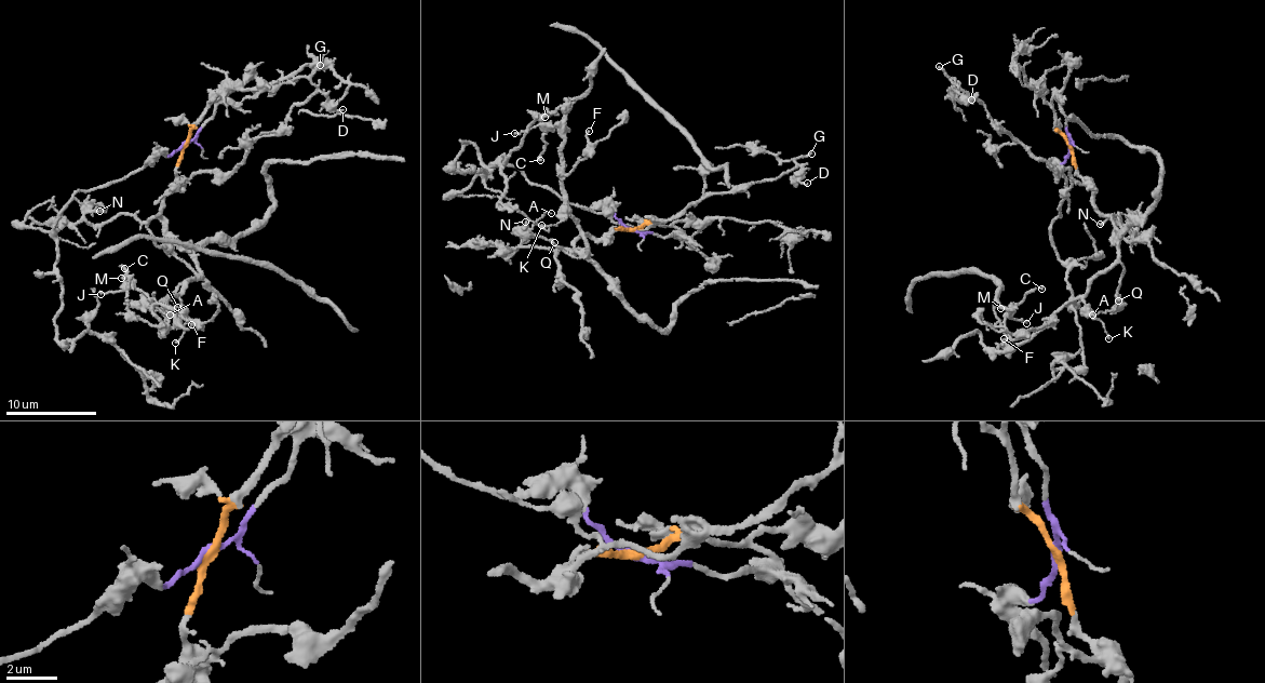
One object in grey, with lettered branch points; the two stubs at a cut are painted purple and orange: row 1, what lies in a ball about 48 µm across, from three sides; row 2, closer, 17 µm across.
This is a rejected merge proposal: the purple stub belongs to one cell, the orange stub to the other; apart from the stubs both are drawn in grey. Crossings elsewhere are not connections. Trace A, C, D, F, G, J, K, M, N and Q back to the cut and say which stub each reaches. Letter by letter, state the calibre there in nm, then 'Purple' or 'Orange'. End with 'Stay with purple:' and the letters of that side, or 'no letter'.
A: Thickness 140 nm. Orange
C: Thickness 170 nm. Orange
D: Thickness 150 nm. Orange
F: Thickness 130 nm. Orange
G: Thickness 180 nm. Orange
J: Thickness 140 nm. Orange
K: Thickness 140 nm. Orange
M: Thickness 110 nm. Orange
N: Thickness 150 nm. Orange
Q: Thickness 110 nm. Orange
Stay with purple: no letter

